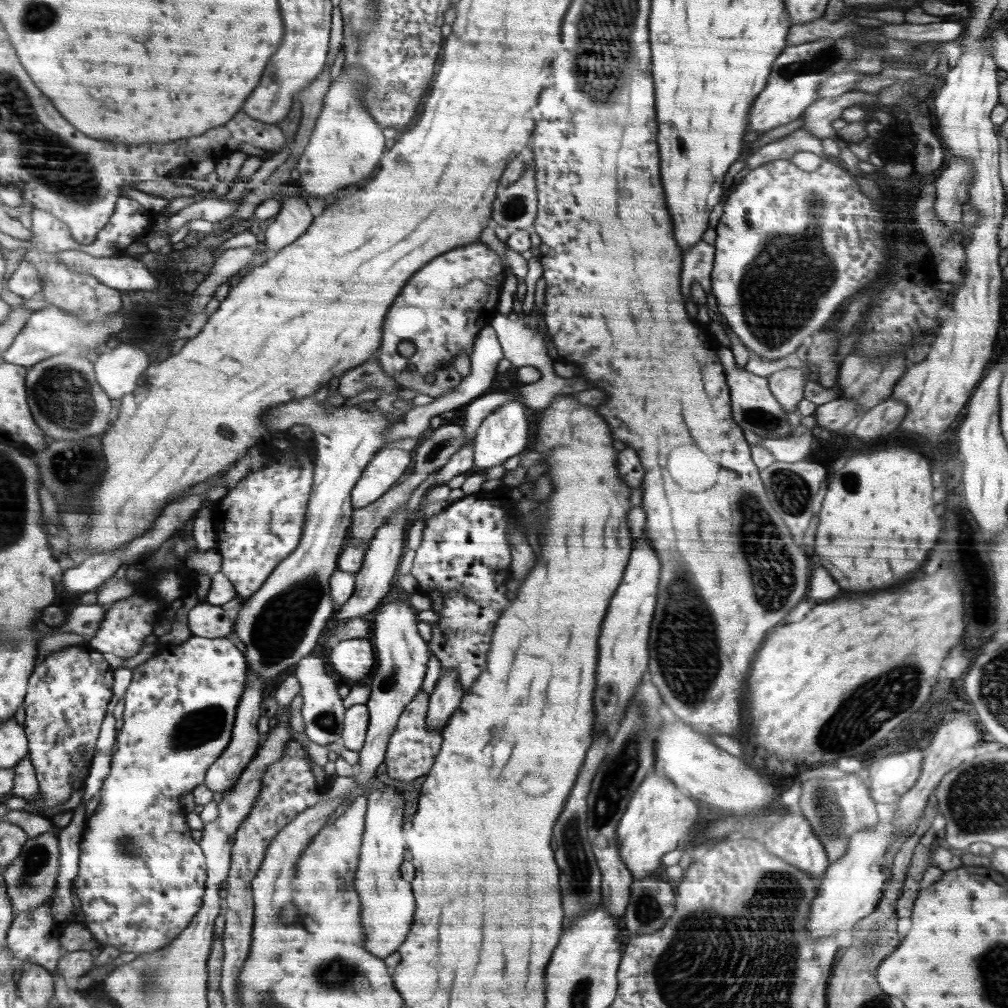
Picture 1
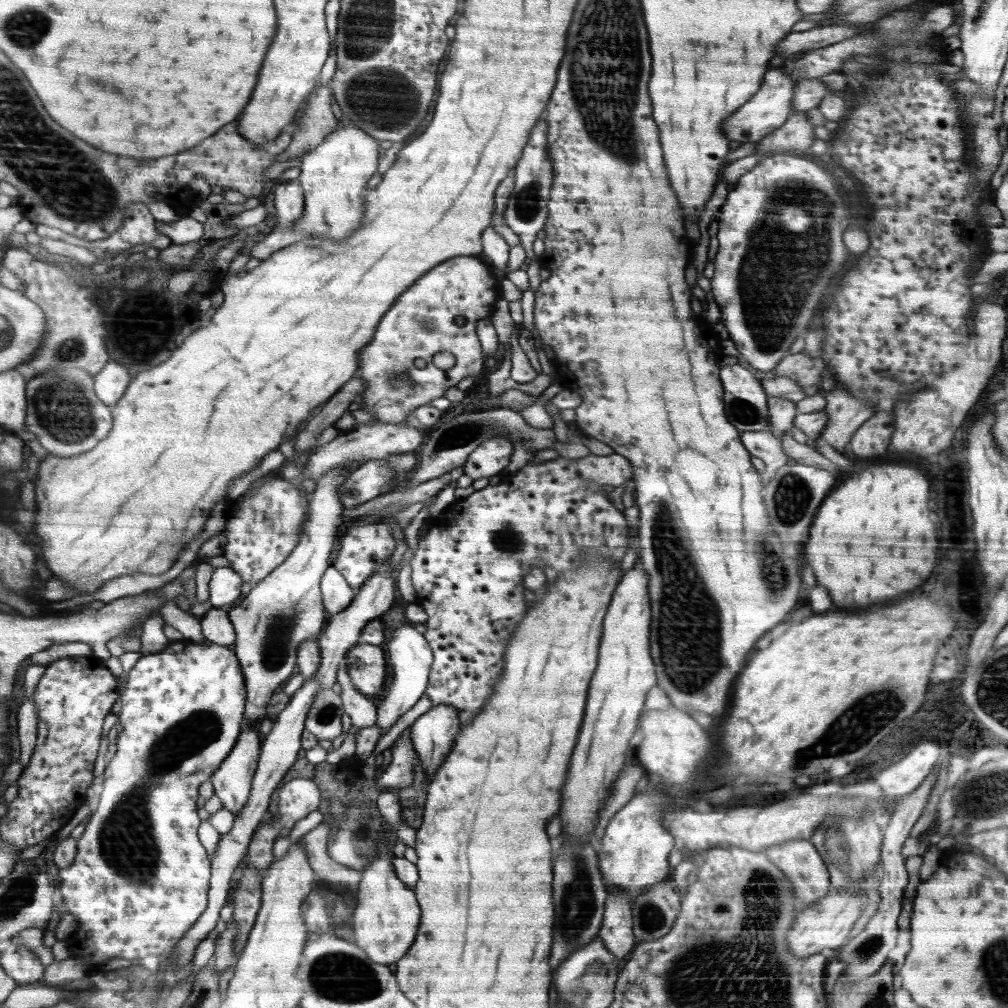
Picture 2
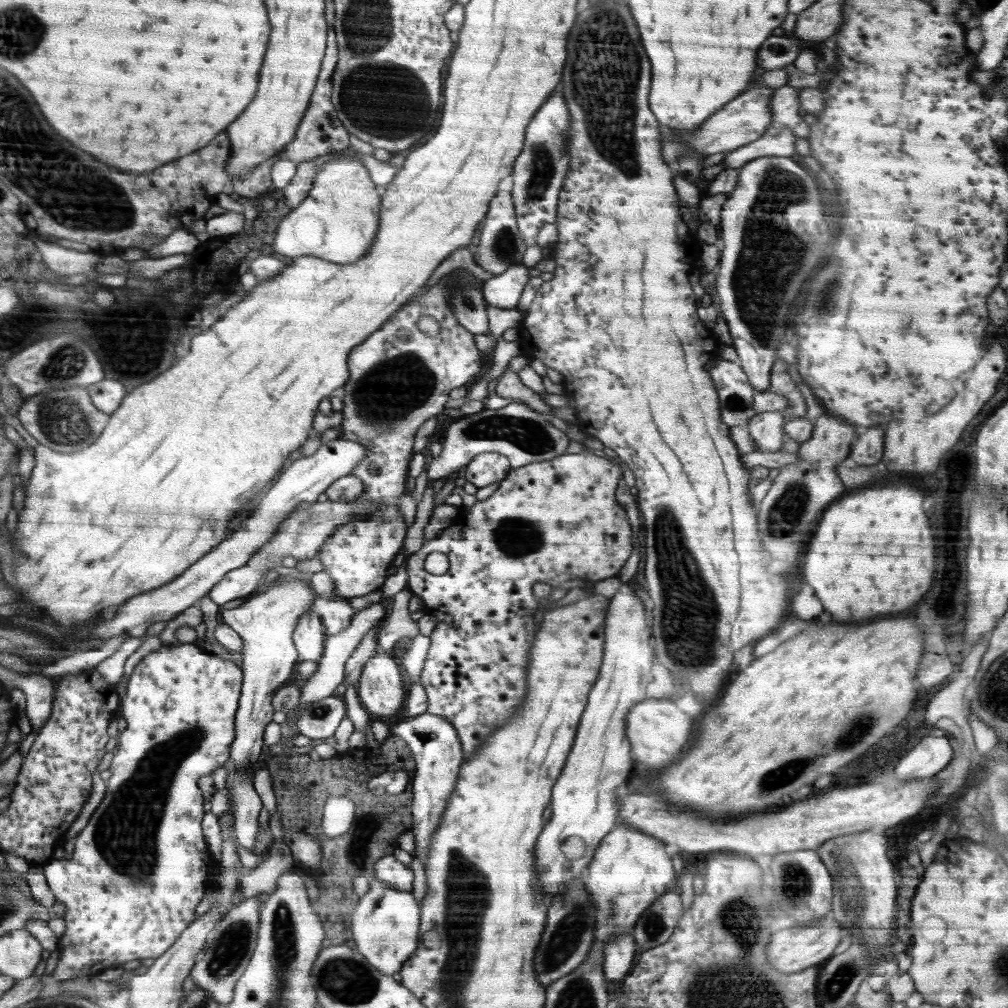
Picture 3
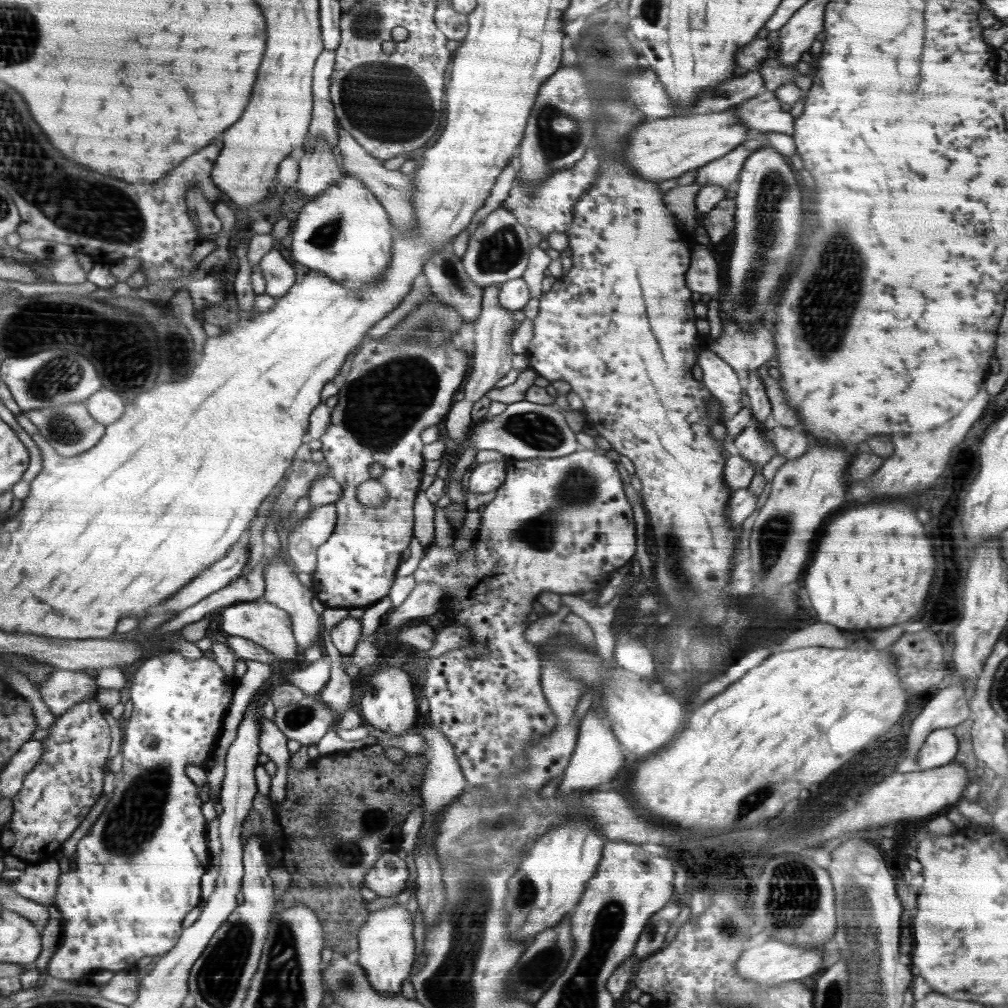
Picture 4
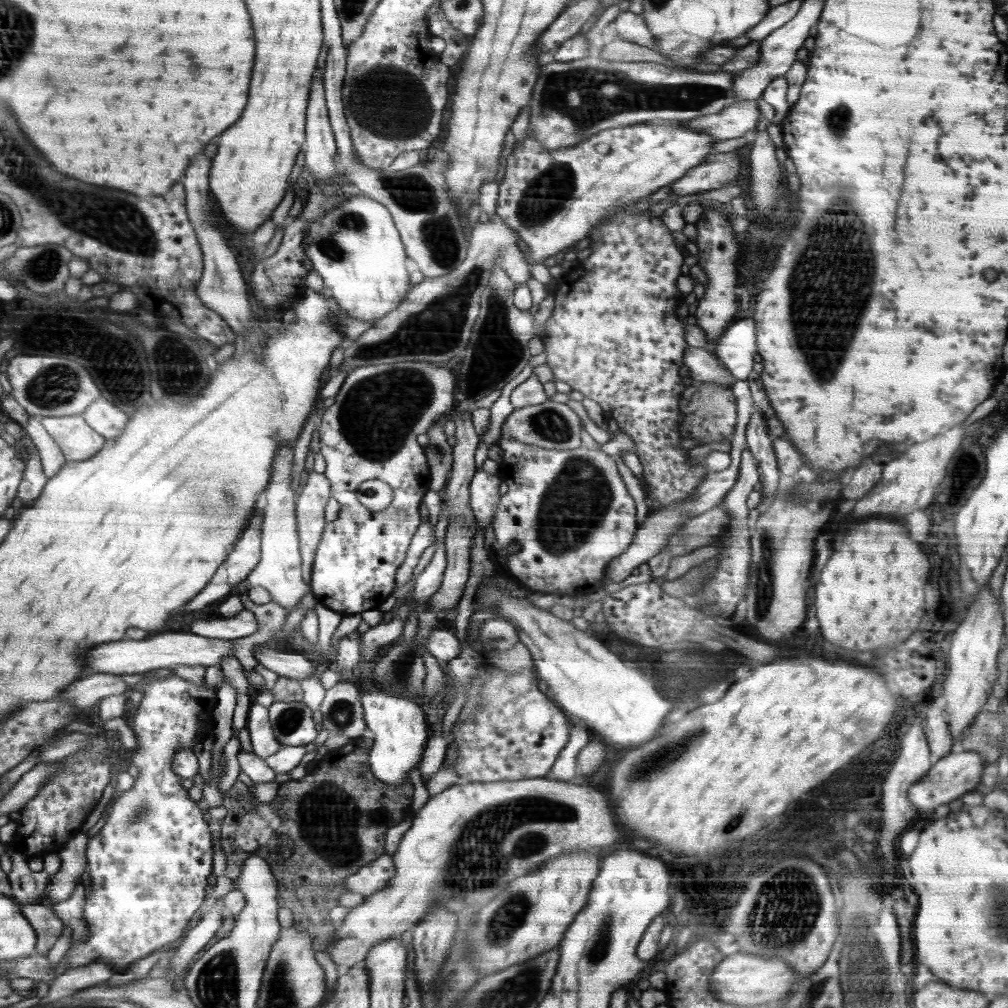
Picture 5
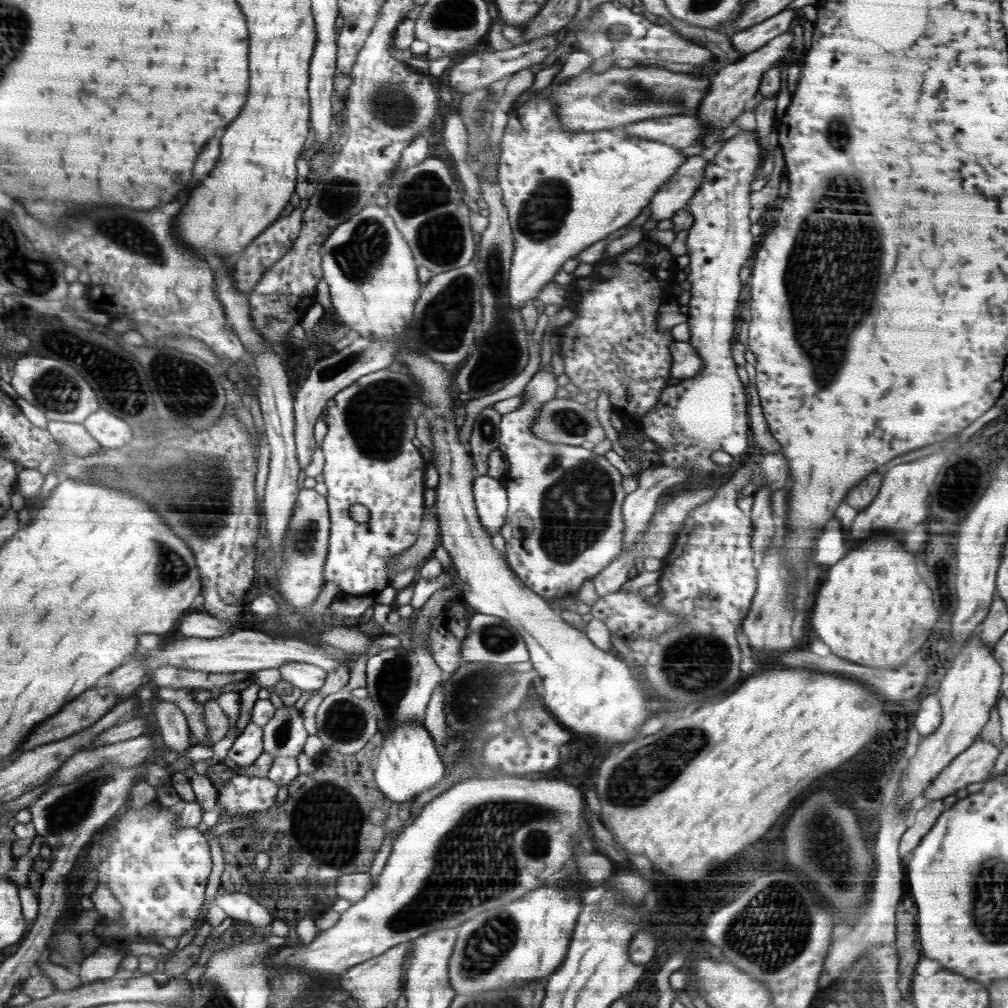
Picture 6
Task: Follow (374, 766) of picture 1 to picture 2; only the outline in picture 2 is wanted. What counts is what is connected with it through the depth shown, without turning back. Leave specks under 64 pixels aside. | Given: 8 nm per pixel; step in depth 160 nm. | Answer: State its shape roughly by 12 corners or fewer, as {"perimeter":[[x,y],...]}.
{"perimeter":[[413,624],[385,646],[390,673],[375,702],[383,734],[425,696],[432,649]]}

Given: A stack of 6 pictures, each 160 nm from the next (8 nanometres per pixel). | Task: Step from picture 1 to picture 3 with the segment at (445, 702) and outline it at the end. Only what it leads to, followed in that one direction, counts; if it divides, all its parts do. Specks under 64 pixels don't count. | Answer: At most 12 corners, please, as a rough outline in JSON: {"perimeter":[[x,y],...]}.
{"perimeter":[[428,711],[389,731],[416,761],[412,856],[425,864],[464,761],[455,726]]}

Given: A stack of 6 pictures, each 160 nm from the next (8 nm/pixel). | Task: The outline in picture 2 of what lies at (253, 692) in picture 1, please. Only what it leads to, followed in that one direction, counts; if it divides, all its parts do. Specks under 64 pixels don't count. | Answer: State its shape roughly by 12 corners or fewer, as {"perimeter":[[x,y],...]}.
{"perimeter":[[247,722],[210,778],[232,814],[249,801],[262,742]]}

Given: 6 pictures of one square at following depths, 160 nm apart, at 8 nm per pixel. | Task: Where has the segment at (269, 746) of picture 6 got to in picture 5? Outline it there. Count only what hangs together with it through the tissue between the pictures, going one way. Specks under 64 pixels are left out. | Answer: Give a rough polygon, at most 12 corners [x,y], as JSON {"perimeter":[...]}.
{"perimeter":[[301,700],[268,710],[281,747],[314,743],[314,714]]}

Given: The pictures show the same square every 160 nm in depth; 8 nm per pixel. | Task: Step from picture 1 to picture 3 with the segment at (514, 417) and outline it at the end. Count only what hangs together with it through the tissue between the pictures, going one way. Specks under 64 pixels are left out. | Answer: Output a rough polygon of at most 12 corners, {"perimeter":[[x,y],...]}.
{"perimeter":[[481,452],[466,465],[465,479],[478,489],[510,472],[508,456]]}

